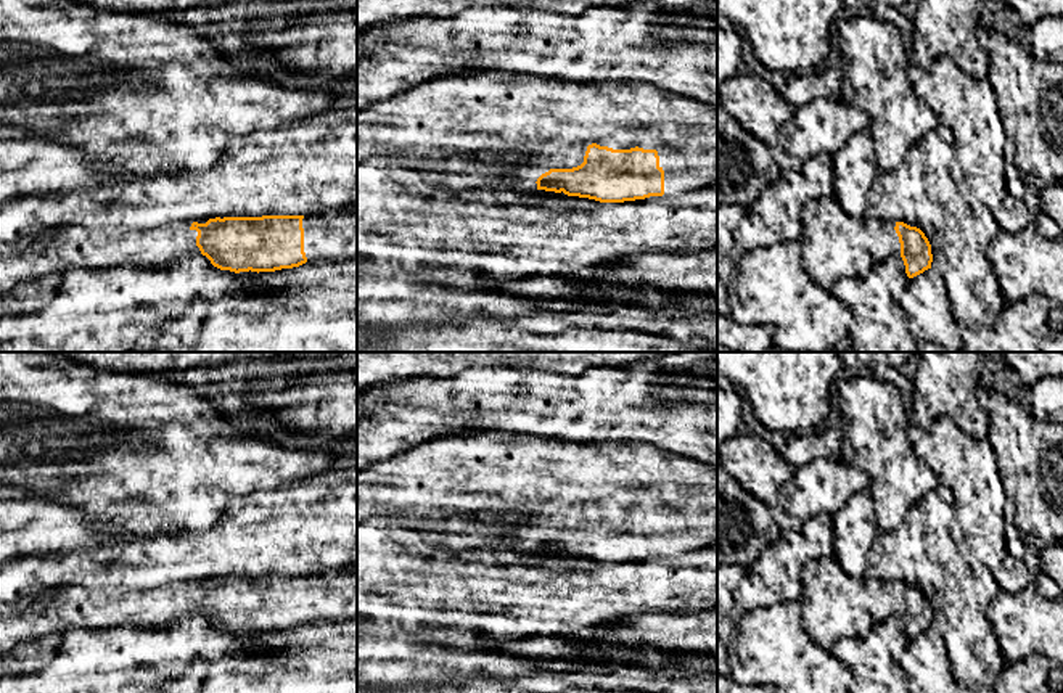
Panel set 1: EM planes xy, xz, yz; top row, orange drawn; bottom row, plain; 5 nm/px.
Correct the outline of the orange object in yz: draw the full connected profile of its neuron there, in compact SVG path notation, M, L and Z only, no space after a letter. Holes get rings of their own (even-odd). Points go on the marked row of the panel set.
M835 196L802 201L802 265L811 278L831 289L849 277L865 277L889 256L904 260L913 278L931 269L931 244L925 233L904 222L849 215Z

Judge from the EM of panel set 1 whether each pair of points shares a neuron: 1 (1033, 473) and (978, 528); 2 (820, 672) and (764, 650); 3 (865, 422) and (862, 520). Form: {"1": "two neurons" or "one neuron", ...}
{"1": "two neurons", "2": "one neuron", "3": "two neurons"}

